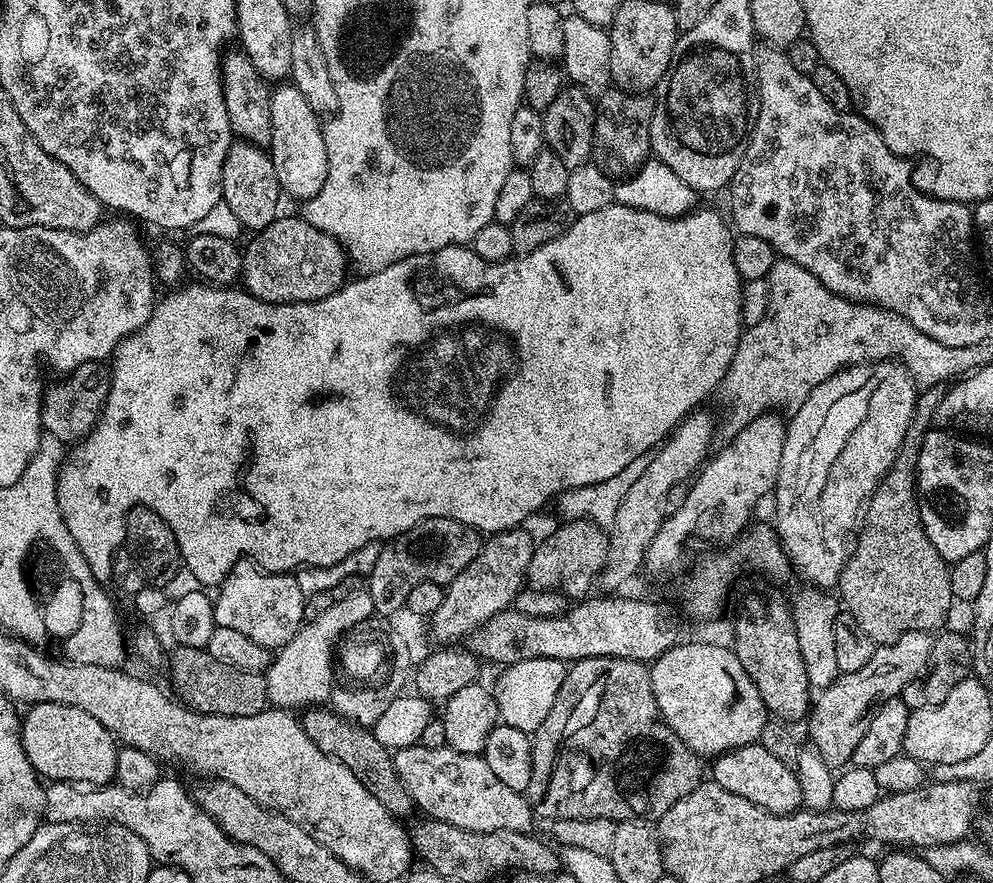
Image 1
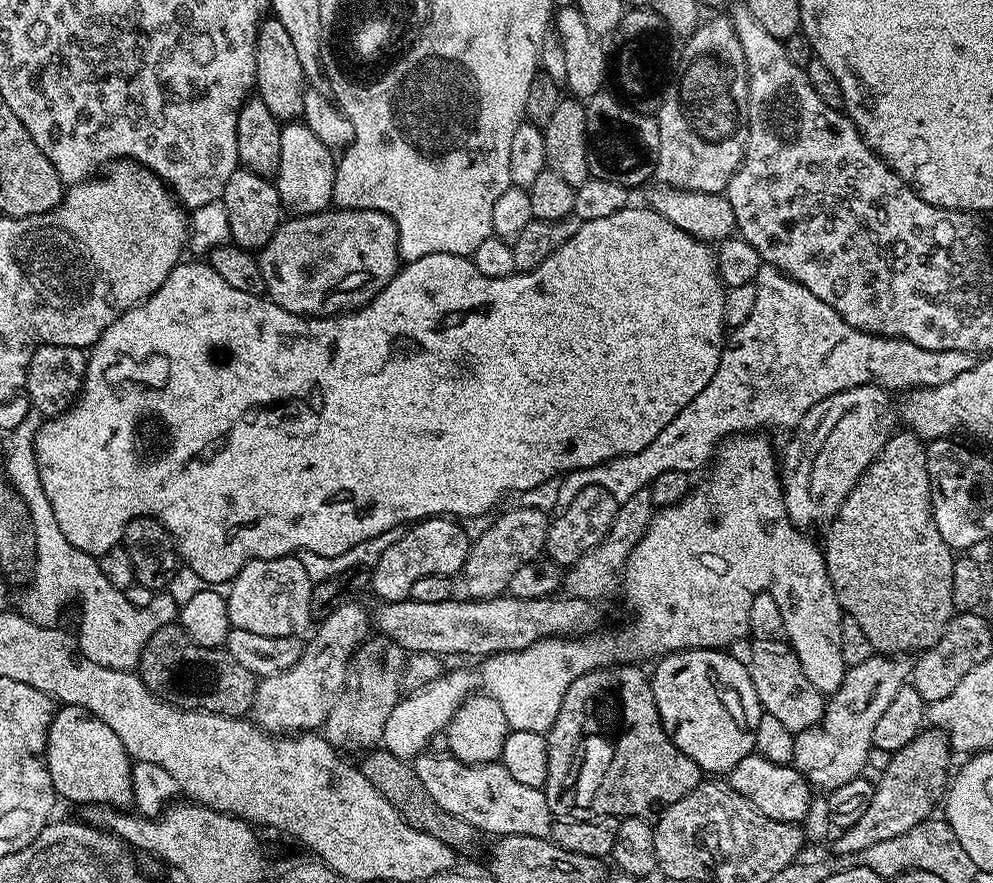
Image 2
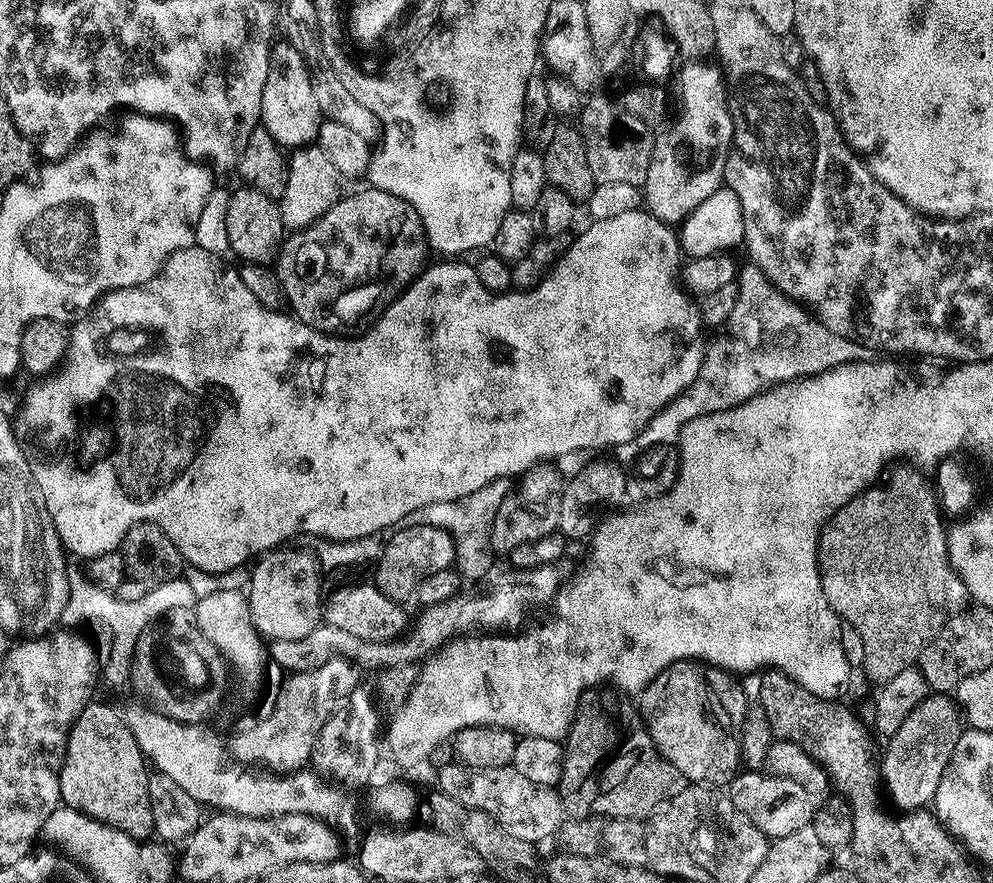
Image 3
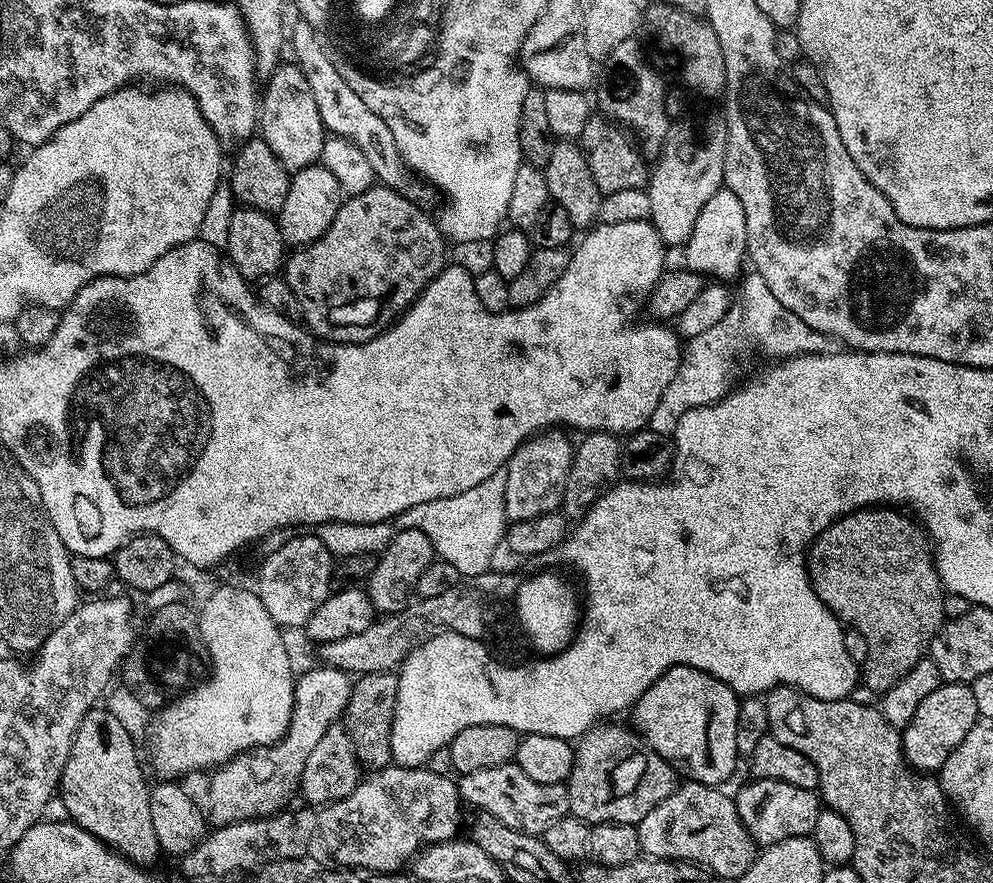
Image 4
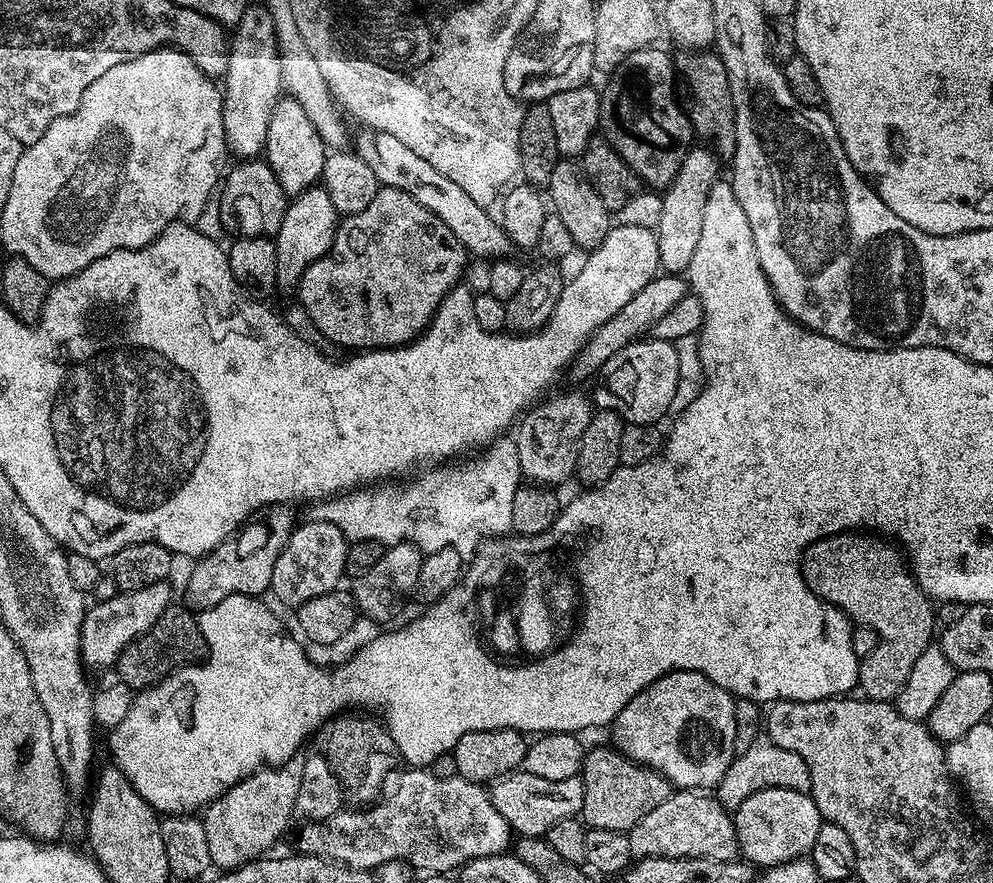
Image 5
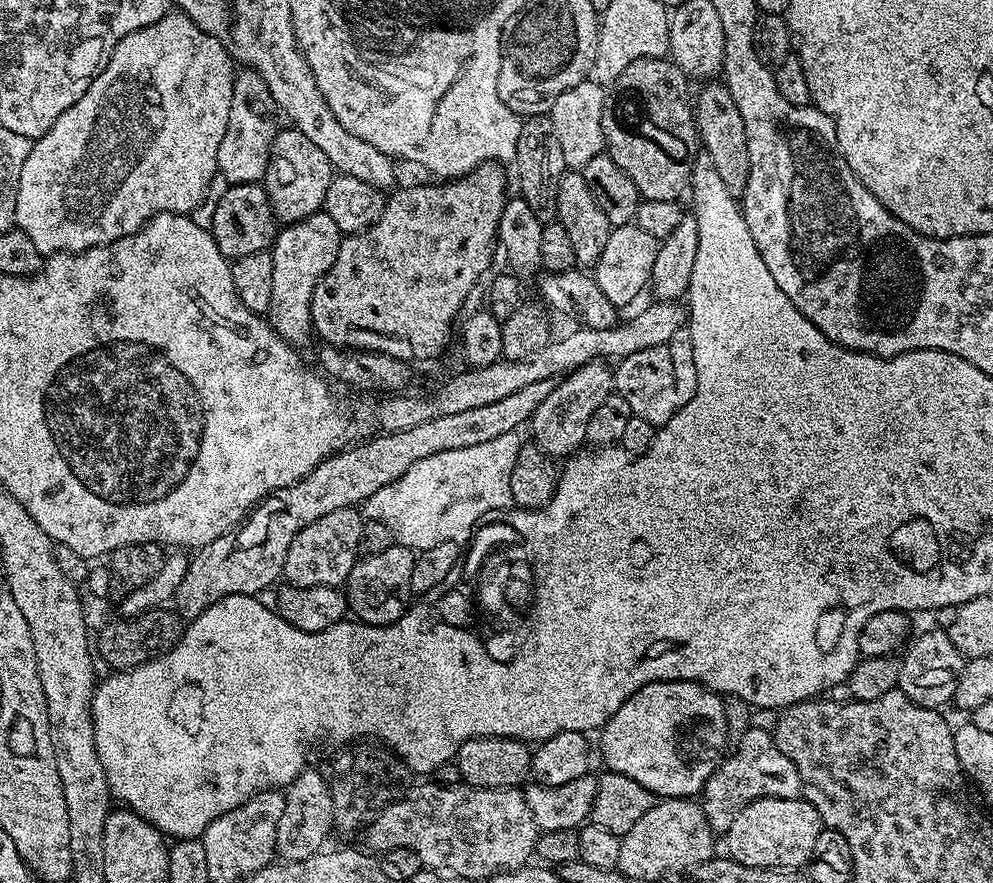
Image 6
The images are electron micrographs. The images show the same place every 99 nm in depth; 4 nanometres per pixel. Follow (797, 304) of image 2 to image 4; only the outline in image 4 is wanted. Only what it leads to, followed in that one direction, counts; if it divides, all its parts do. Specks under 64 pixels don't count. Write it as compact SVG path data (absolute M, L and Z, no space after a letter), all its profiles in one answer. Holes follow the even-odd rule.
M752 270L749 271L749 276L746 276L739 281L741 284L740 296L738 292L738 312L740 308L740 320L744 323L744 332L748 335L750 343L757 344L766 355L776 356L772 358L809 356L829 351L829 337L806 326L806 322L802 322L802 318L798 318L798 314L786 310L786 306L782 306L782 302L778 302L778 298L774 298L774 294L770 294L762 274ZM728 320L718 322L718 326L691 337L683 345L678 370L670 386L666 386L658 406L654 406L654 414L650 421L651 431L671 437L675 433L680 416L686 414L686 410L716 404L728 395L733 387L728 375L736 368L736 340L728 336L729 326Z

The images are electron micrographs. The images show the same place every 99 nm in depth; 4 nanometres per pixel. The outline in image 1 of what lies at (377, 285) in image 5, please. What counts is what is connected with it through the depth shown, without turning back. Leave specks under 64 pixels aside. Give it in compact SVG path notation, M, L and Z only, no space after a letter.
M281 215L270 226L266 226L255 233L248 248L243 249L244 274L242 277L243 287L247 292L256 296L267 304L301 304L302 302L314 302L334 294L343 288L346 283L344 276L344 264L346 265L346 253L340 247L340 243L332 236L327 236L314 226L310 226L299 215Z

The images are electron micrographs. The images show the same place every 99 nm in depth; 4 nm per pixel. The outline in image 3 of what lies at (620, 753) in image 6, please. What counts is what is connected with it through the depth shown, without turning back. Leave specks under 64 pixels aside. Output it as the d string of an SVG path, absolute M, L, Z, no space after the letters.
M679 660L666 666L666 670L662 670L662 674L658 674L658 678L651 680L644 689L642 715L652 742L671 764L678 766L685 781L728 786L741 771L740 731L750 700L744 697L744 688L736 680L739 679L733 673L714 668L711 664L702 664L699 660Z

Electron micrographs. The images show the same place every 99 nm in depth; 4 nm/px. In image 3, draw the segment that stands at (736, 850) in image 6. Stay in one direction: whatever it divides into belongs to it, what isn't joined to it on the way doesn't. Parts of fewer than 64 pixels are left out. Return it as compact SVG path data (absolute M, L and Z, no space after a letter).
M744 770L737 774L730 785L732 801L750 818L752 822L770 838L779 838L786 834L794 834L794 830L809 827L816 819L817 801L798 782L788 776L773 776L764 770Z

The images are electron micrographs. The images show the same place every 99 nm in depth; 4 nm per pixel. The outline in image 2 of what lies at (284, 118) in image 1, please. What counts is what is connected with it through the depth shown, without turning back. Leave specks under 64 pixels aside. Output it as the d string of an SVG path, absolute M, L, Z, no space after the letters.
M288 122L281 127L282 158L278 162L278 170L274 183L280 195L281 205L289 208L289 213L297 216L315 216L325 211L332 204L332 191L336 177L337 157L333 149L316 137L302 122Z

